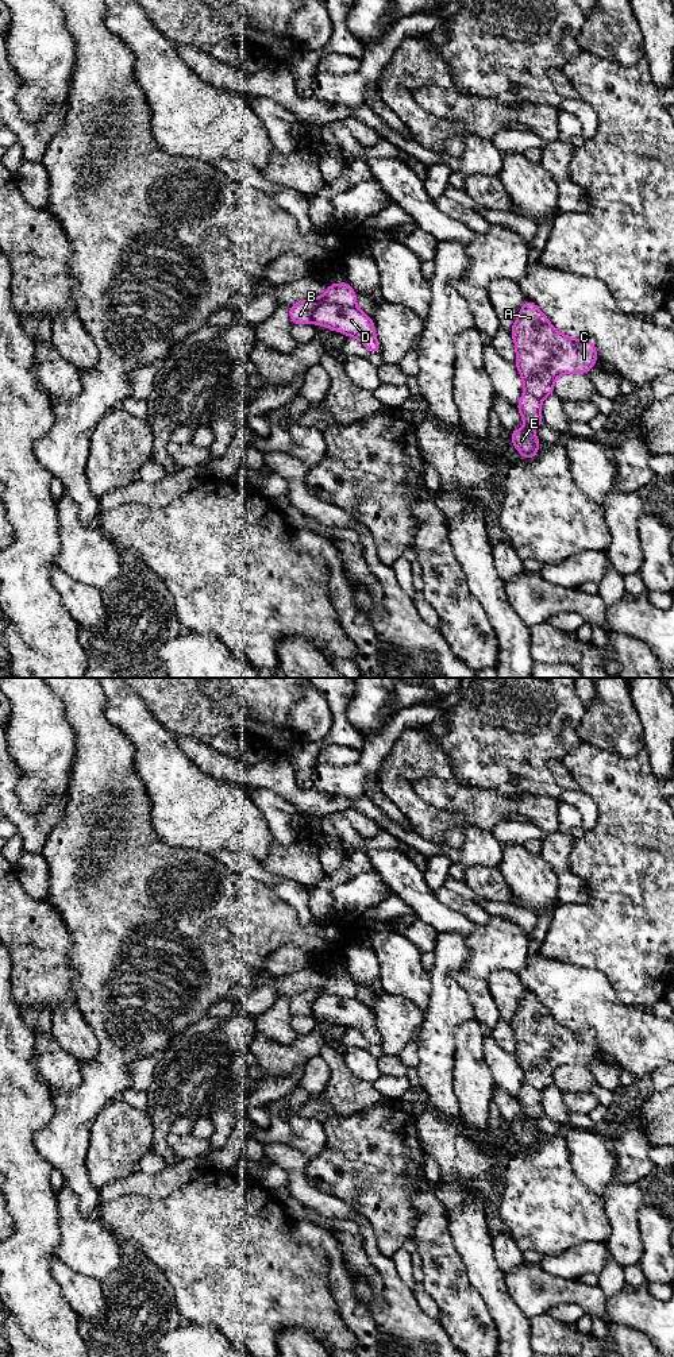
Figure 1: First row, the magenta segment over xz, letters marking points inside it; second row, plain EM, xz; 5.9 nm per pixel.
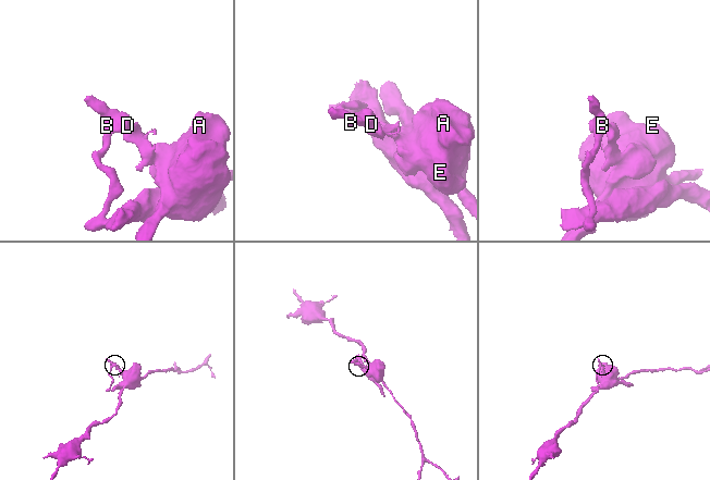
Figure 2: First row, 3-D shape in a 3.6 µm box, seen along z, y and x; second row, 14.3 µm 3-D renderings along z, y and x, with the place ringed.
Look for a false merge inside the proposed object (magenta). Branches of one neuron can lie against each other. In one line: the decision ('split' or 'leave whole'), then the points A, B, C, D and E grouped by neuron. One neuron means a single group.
split; groups A C D E / B

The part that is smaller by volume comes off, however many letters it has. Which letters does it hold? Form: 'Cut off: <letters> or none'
Cut off: B

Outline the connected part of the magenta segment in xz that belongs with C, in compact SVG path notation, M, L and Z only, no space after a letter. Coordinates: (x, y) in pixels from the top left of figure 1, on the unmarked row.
M528 990L511 1026L516 1038L515 1055L524 1075L516 1099L527 1119L509 1123L521 1150L532 1150L539 1144L540 1134L532 1121L544 1115L540 1105L543 1090L554 1084L554 1072L559 1067L588 1065L597 1055L597 1044L593 1032L574 1030L555 1021Z

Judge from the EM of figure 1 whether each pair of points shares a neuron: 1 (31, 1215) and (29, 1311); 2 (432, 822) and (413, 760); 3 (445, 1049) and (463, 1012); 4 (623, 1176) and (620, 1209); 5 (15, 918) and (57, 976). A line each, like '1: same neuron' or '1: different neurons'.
1: same neuron
2: same neuron
3: same neuron
4: different neurons
5: same neuron

